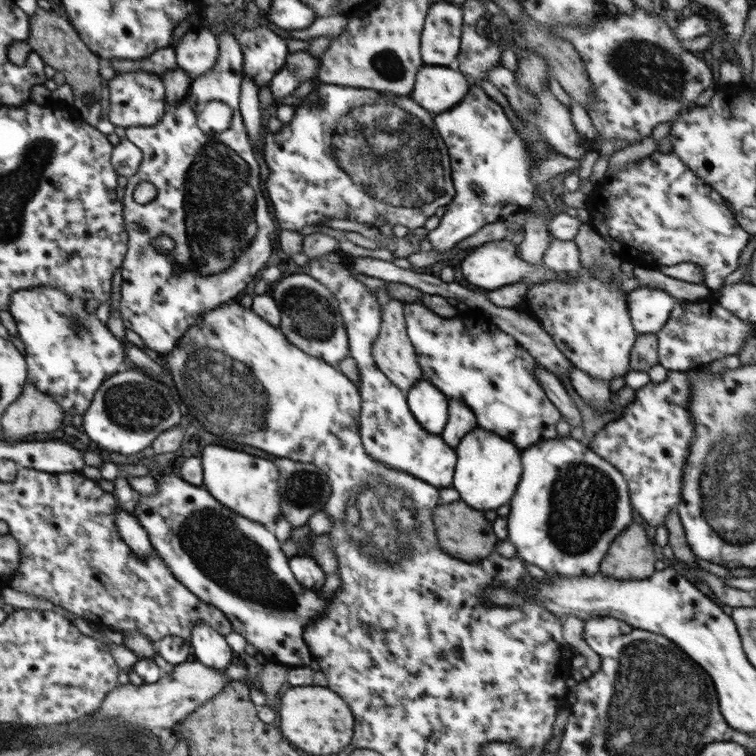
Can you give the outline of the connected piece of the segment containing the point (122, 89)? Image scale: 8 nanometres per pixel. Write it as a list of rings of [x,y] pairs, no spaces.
[[[132,71],[120,73],[118,72],[112,79],[109,80],[109,88],[105,92],[105,104],[108,104],[108,120],[116,126],[128,128],[129,126],[135,127],[149,127],[160,122],[166,112],[168,105],[165,99],[165,86],[161,75],[147,71]]]

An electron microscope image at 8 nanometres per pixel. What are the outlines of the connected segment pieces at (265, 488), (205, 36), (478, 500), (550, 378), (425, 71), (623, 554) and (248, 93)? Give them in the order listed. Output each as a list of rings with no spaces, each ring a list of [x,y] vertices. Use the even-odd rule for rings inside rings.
[[[210,444],[202,452],[201,465],[205,489],[226,508],[268,527],[272,527],[280,516],[284,517],[280,509],[280,471],[275,462]]]
[[[192,28],[180,38],[175,47],[177,66],[192,79],[205,75],[218,60],[218,43],[217,36],[209,29]]]
[[[479,427],[470,430],[454,449],[457,463],[452,487],[459,492],[460,499],[474,510],[496,510],[500,506],[510,505],[522,476],[521,451],[513,442],[490,430]]]
[[[540,364],[536,366],[534,373],[536,373],[536,379],[540,381],[538,385],[542,385],[546,396],[554,403],[570,426],[572,428],[582,426],[583,420],[580,416],[580,410],[568,395],[561,380]]]
[[[422,65],[410,97],[428,112],[440,114],[456,106],[466,96],[469,85],[461,72],[446,66]]]
[[[632,520],[612,544],[622,546],[610,546],[600,564],[600,573],[614,579],[645,579],[655,573],[656,554],[642,524]]]
[[[244,75],[241,82],[239,108],[253,152],[262,154],[262,151],[256,147],[258,142],[255,142],[260,138],[260,132],[262,132],[262,126],[260,125],[262,124],[262,112],[258,91],[258,86],[250,80],[250,76]]]

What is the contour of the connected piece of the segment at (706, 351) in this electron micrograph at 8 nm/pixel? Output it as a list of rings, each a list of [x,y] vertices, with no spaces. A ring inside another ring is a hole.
[[[676,300],[668,322],[657,333],[659,363],[673,371],[690,371],[698,366],[708,365],[712,361],[724,360],[729,354],[736,354],[744,340],[752,334],[752,324],[734,318],[734,314],[726,312],[722,306],[712,304],[708,310],[702,310],[703,301],[698,303],[700,308],[690,310],[690,301]]]

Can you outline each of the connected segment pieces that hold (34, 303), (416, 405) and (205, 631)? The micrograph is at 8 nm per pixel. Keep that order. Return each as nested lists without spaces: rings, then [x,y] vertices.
[[[35,287],[23,289],[12,296],[9,310],[16,323],[18,334],[14,337],[23,342],[26,358],[29,361],[29,381],[38,390],[53,395],[66,414],[83,416],[93,404],[96,392],[113,374],[122,369],[126,350],[122,342],[108,330],[107,324],[100,321],[96,311],[90,312],[85,297],[66,295],[56,287]]]
[[[426,378],[419,379],[406,393],[407,404],[418,425],[440,435],[449,417],[448,398]]]
[[[204,622],[193,626],[188,644],[194,647],[195,661],[221,672],[230,666],[233,652],[226,643],[225,636]]]

